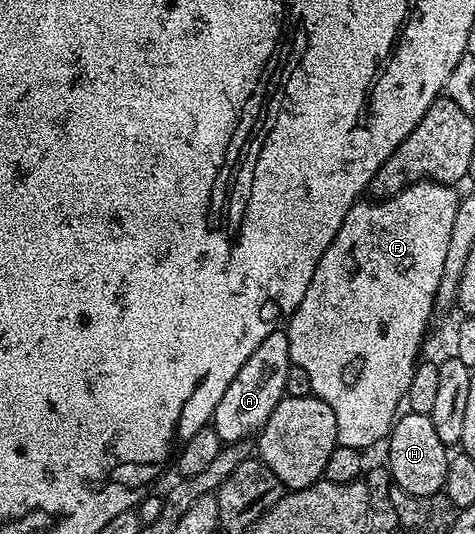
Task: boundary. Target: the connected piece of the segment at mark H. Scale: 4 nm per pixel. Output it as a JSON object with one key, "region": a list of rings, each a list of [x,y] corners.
{"region":[[[416,412],[399,414],[390,428],[385,447],[385,462],[389,466],[393,486],[409,495],[436,495],[445,488],[452,455],[446,452],[449,451],[448,444],[440,441],[429,415]]]}

